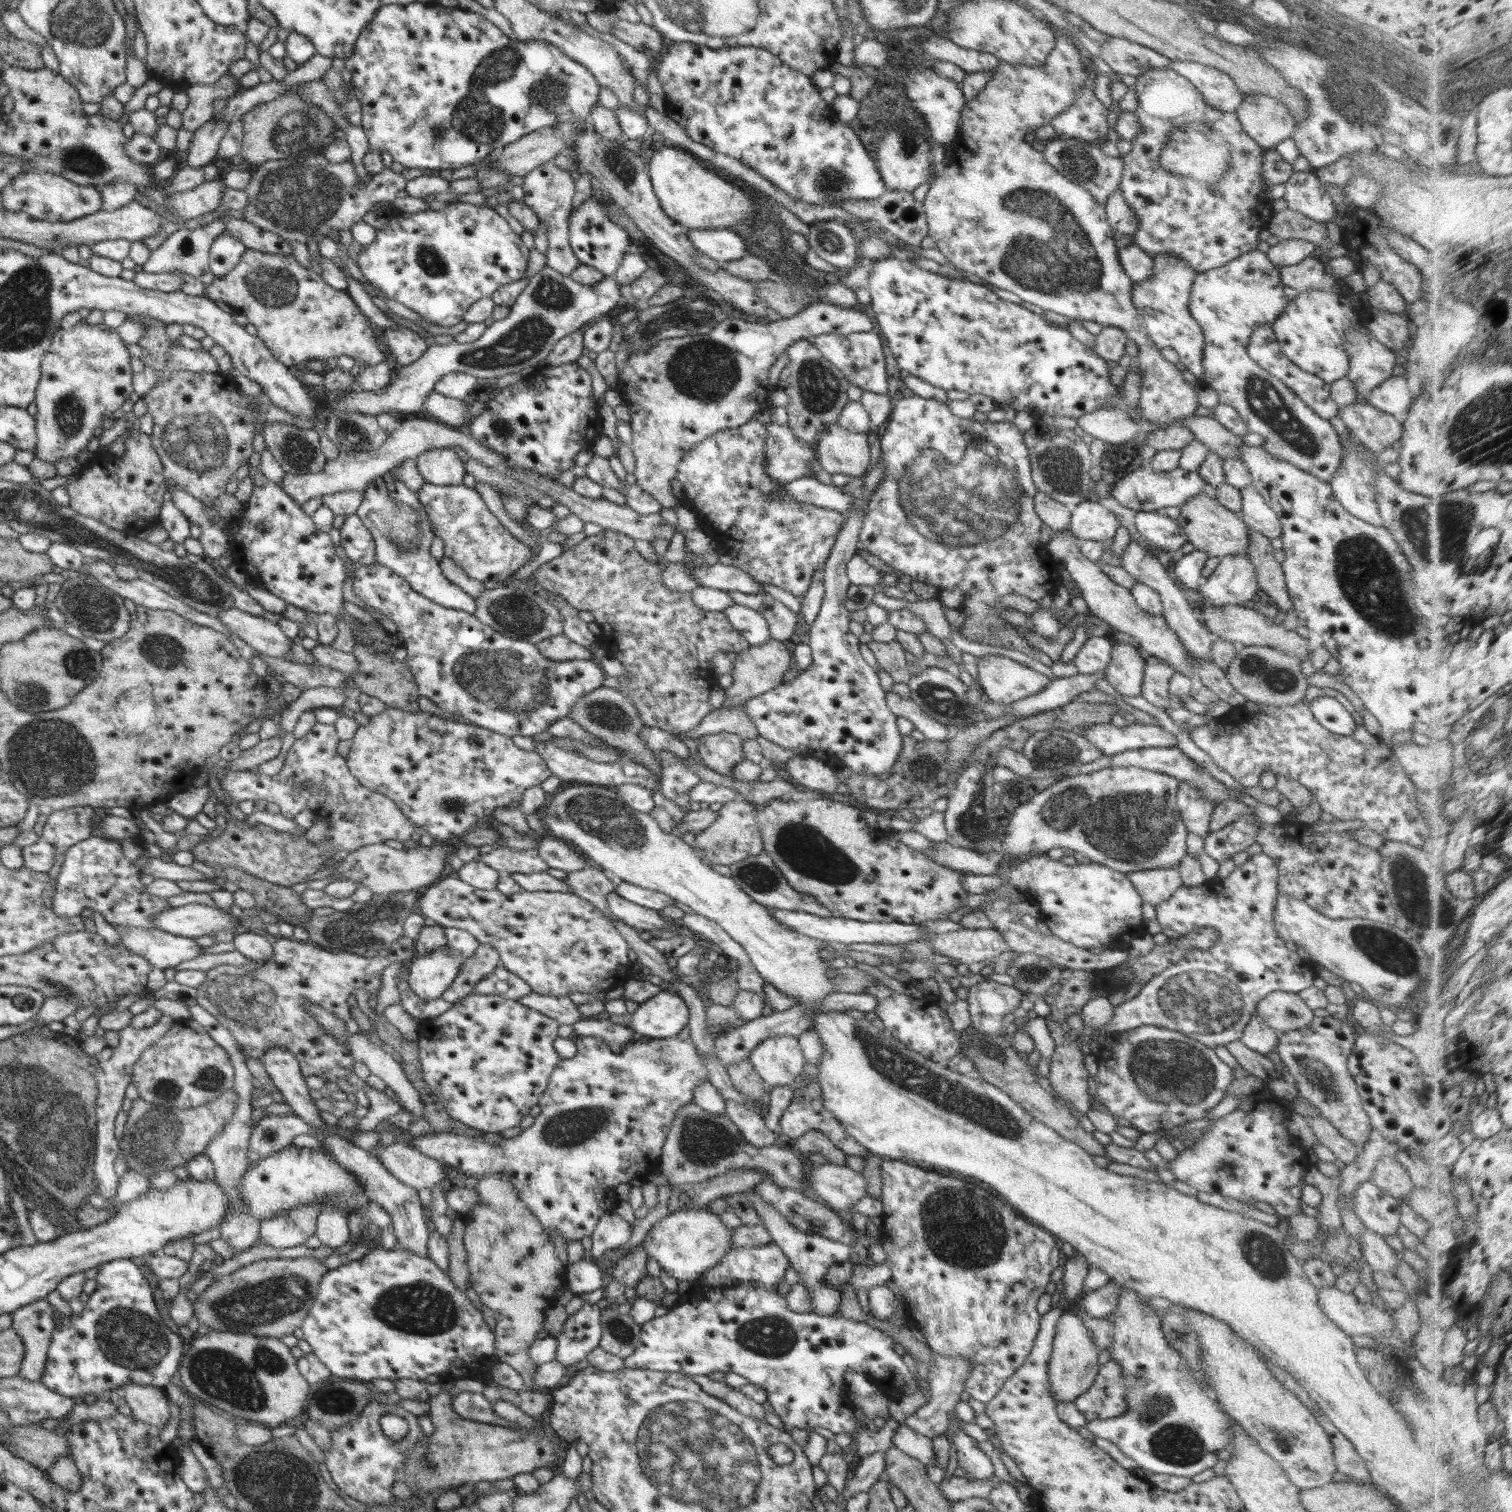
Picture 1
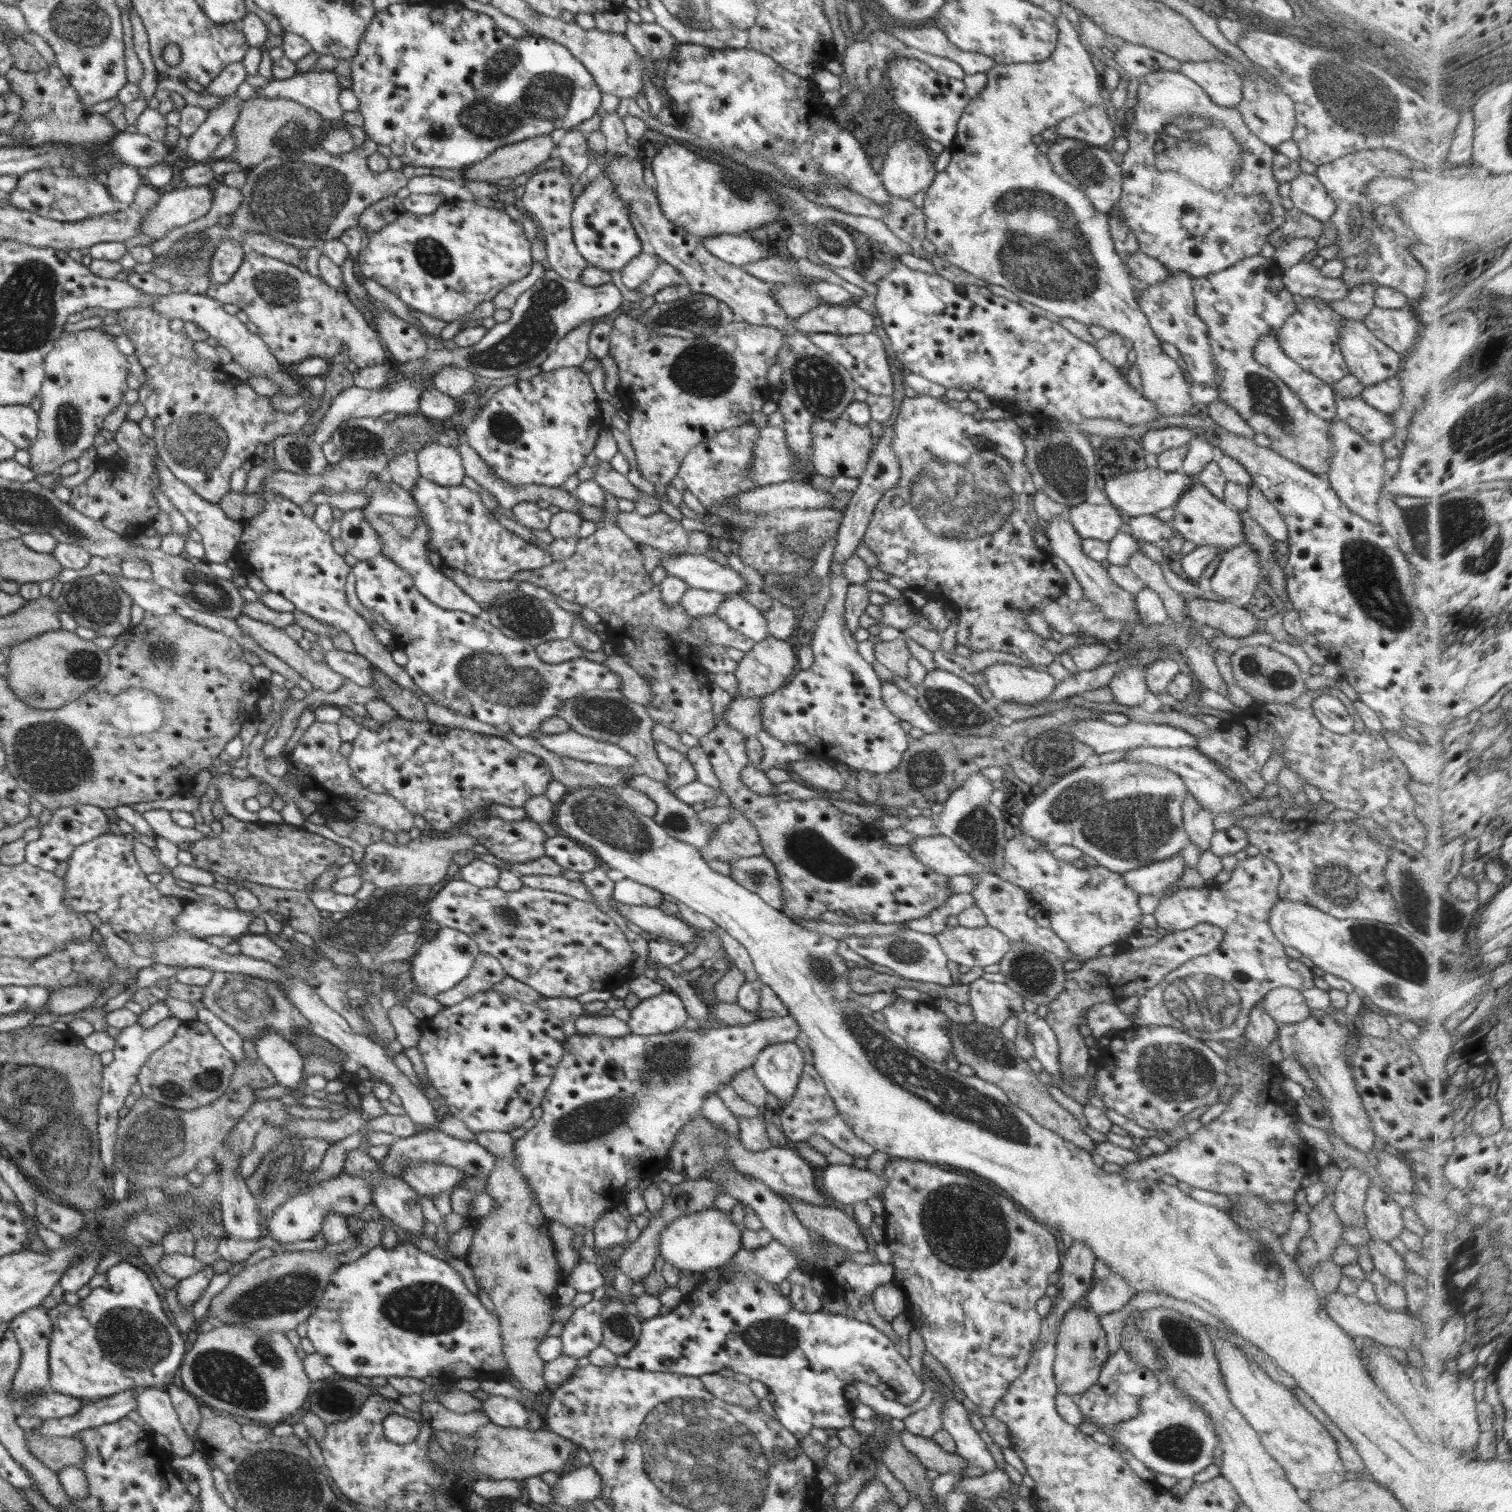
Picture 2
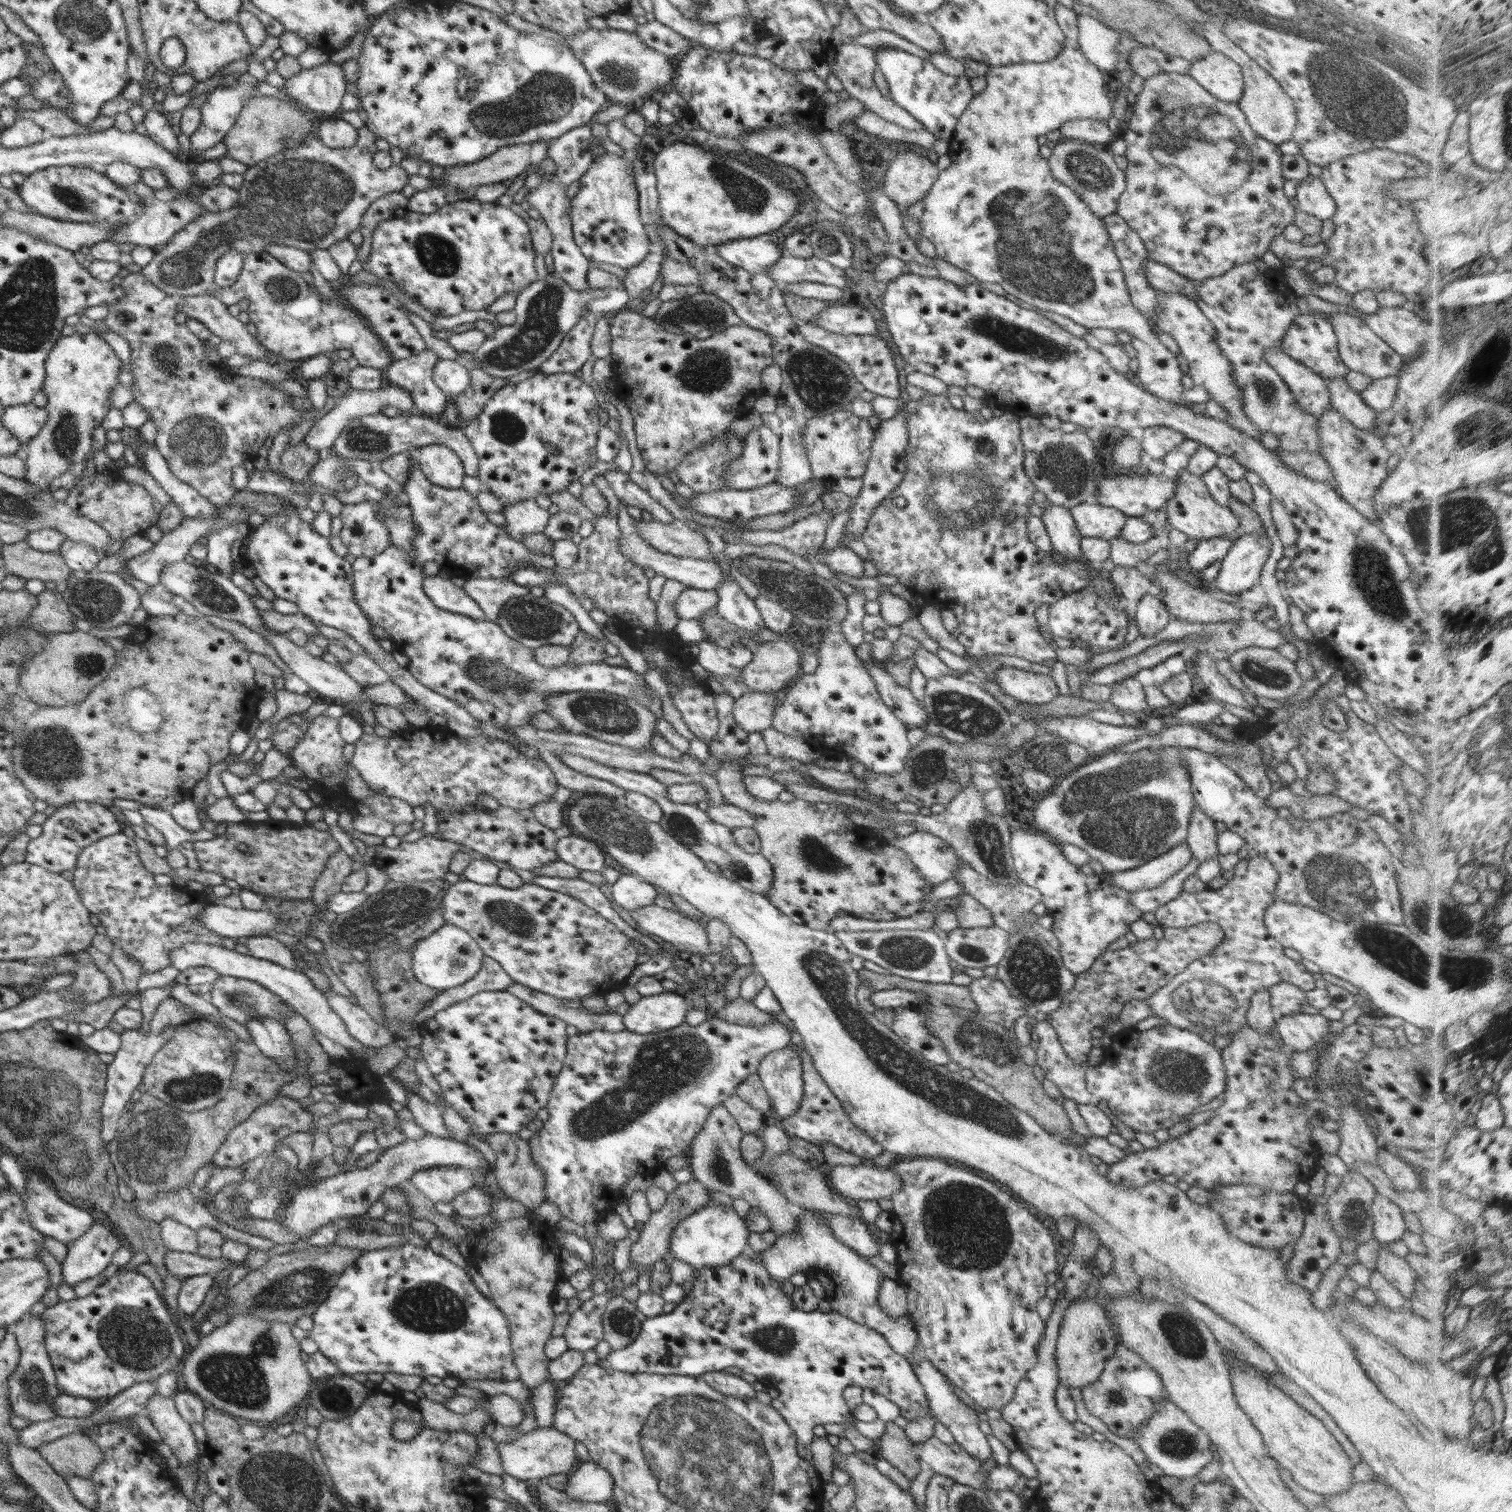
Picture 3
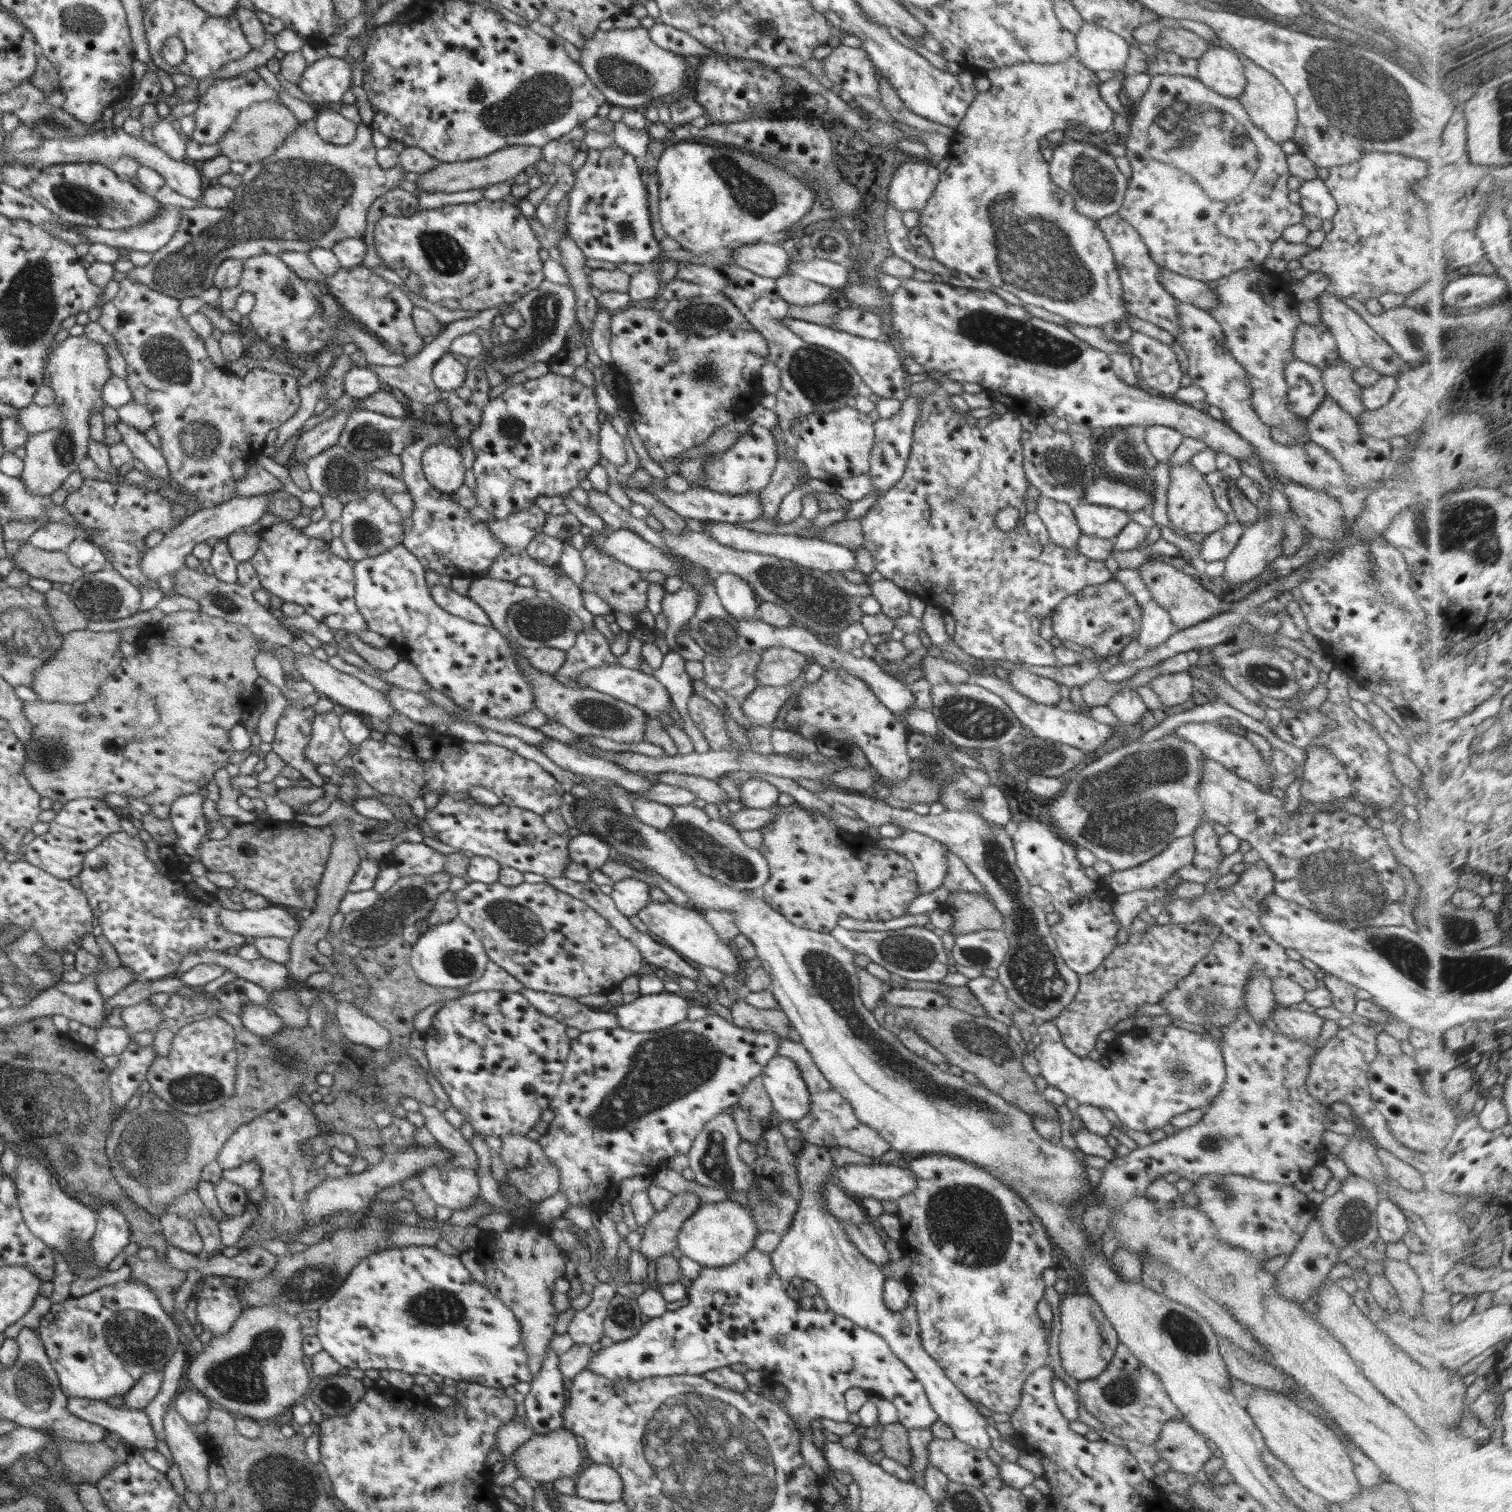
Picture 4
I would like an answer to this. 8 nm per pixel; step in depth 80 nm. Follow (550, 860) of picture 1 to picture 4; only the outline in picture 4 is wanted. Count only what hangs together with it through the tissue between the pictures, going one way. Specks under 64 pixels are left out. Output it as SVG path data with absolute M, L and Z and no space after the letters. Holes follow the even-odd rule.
M582 833L570 838L568 855L572 862L584 866L589 871L600 870L615 856L614 850L608 844L604 844L600 837L590 833Z

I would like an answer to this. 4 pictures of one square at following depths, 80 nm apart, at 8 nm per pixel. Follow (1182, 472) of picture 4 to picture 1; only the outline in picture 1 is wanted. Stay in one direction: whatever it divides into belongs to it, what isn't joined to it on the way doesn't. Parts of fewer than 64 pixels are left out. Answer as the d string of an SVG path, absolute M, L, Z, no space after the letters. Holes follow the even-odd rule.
M1200 492L1200 495L1186 500L1180 506L1180 515L1175 521L1187 536L1187 542L1193 544L1196 549L1207 552L1208 557L1218 557L1221 560L1222 557L1239 555L1248 550L1247 524L1239 514L1220 506L1214 497L1208 496L1205 492Z

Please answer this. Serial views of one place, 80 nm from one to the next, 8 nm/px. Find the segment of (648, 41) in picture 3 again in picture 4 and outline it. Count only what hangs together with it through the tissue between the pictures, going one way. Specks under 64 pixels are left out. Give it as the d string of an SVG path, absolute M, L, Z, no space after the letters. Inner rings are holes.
M654 24L649 30L648 36L652 39L654 44L660 46L664 50L674 52L682 56L704 56L704 55L718 55L712 49L706 48L703 44L700 44L692 36L688 36L682 32L682 30L676 30L667 26L666 24Z

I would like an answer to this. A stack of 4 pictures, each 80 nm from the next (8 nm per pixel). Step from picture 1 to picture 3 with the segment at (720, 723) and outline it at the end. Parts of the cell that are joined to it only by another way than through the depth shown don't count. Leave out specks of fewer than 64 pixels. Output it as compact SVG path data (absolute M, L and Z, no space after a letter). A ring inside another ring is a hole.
M745 690L741 697L735 699L733 719L747 733L760 733L771 727L772 713L779 697L777 692Z

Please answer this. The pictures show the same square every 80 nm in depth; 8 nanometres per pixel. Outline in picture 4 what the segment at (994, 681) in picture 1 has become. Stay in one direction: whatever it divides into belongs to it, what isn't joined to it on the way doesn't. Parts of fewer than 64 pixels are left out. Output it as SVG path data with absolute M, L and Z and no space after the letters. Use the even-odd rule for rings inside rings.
M1020 668L1008 671L1007 682L1027 699L1045 705L1055 705L1061 699L1060 685L1054 679Z

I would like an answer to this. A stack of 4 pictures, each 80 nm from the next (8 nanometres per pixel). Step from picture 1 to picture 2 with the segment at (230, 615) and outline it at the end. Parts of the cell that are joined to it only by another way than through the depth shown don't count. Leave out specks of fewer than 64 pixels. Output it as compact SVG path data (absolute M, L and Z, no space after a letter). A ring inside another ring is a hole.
M241 614L234 618L234 620L240 625L240 628L248 633L248 636L256 642L264 651L271 652L274 656L277 656L280 660L283 660L293 668L300 676L303 676L316 690L322 692L336 692L345 681L343 676L340 676L337 672L334 672L326 663L322 661L316 661L306 651L302 650L300 646L290 636L284 632L281 628L276 628L272 624L264 624L259 620L248 618L248 616Z

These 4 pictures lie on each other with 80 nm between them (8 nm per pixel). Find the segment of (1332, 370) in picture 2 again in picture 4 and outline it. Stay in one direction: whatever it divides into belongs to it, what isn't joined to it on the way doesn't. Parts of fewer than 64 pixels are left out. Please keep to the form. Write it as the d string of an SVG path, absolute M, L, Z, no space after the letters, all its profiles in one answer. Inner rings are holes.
M1301 322L1298 325L1292 354L1296 360L1312 364L1320 372L1338 364L1337 342L1332 338L1328 327L1322 323L1307 325Z

